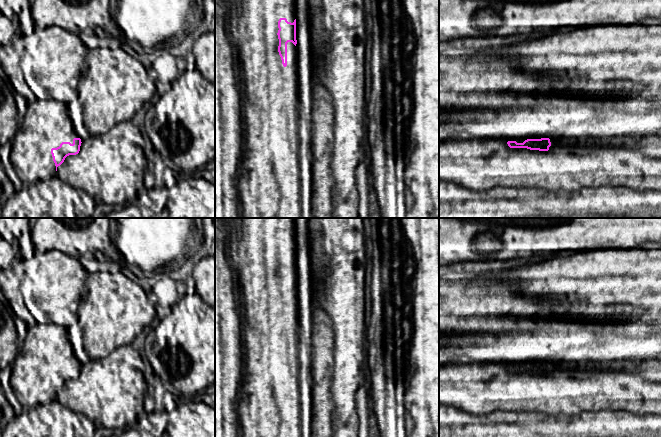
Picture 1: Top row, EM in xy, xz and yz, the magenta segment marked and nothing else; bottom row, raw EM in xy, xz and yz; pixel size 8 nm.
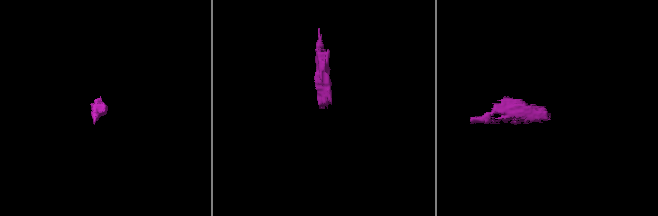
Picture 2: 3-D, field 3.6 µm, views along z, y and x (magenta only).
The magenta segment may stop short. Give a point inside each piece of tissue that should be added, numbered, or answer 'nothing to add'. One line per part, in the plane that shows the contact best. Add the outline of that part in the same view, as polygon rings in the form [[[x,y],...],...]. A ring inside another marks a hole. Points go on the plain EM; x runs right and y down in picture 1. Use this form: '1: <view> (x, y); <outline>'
1: xz (268, 403); [[[231,218],[229,224],[229,248],[231,268],[238,274],[238,288],[240,290],[241,304],[238,306],[241,318],[241,339],[243,347],[243,375],[237,395],[237,413],[240,422],[241,437],[302,437],[301,432],[301,407],[300,407],[300,382],[299,382],[299,307],[297,295],[297,272],[292,266],[287,267],[287,290],[282,288],[278,276],[278,245],[286,242],[288,246],[295,244],[295,218]]]

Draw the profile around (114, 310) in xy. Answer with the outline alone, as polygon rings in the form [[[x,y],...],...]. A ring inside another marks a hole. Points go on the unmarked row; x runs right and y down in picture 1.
[[[122,271],[89,272],[78,306],[77,325],[67,328],[67,334],[75,357],[84,366],[91,360],[104,358],[118,347],[131,345],[145,327],[154,325],[159,316],[148,293]]]

